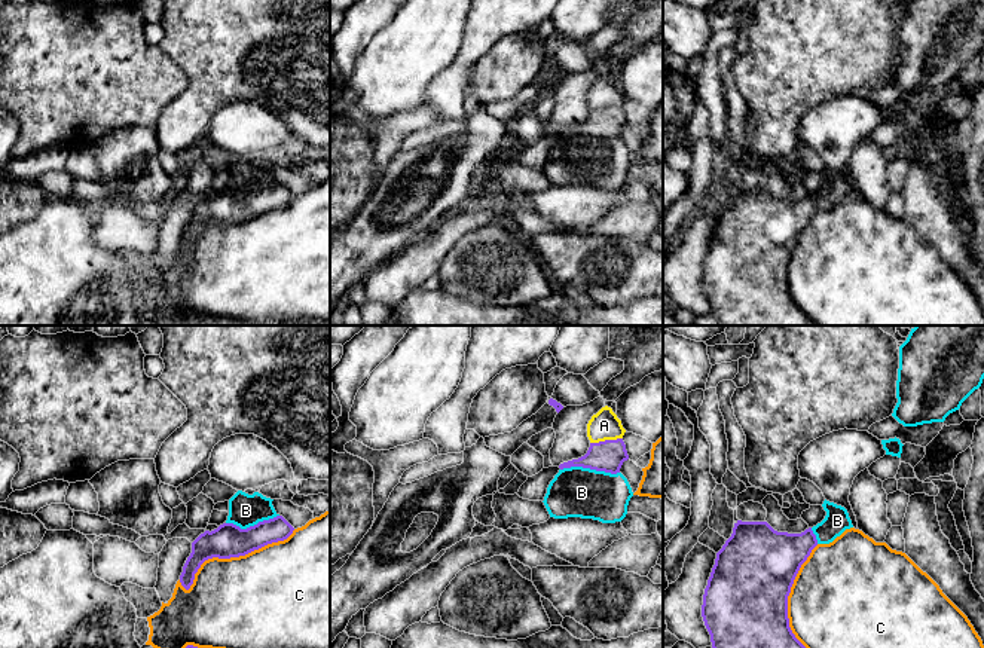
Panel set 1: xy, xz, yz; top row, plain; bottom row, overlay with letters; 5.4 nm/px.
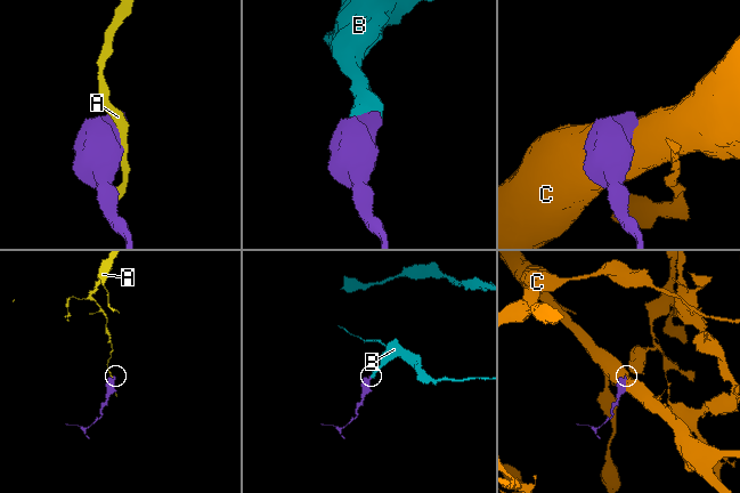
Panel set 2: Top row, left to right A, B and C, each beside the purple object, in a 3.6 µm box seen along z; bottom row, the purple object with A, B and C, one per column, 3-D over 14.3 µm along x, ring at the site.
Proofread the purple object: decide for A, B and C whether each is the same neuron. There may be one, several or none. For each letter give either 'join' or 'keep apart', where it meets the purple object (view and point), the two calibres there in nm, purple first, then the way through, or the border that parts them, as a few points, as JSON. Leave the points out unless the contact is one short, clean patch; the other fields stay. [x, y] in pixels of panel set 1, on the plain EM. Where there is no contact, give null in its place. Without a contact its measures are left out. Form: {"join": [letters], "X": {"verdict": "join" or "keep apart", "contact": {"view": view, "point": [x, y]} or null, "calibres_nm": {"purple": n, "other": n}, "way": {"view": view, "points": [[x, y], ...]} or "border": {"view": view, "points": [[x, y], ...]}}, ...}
{"join": ["B"], "A": {"verdict": "keep apart", "contact": {"view": "xz", "point": [605, 107]}, "calibres_nm": {"purple": 170, "other": 160}}, "B": {"verdict": "join", "contact": {"view": "xz", "point": [590, 135]}, "calibres_nm": {"purple": 170, "other": 280}, "way": {"view": "xz", "points": [[608, 122], [590, 135], [590, 150], [581, 159]]}}, "C": {"verdict": "keep apart", "contact": {"view": "xy", "point": [231, 223]}, "calibres_nm": {"purple": 180, "other": 480}}}

